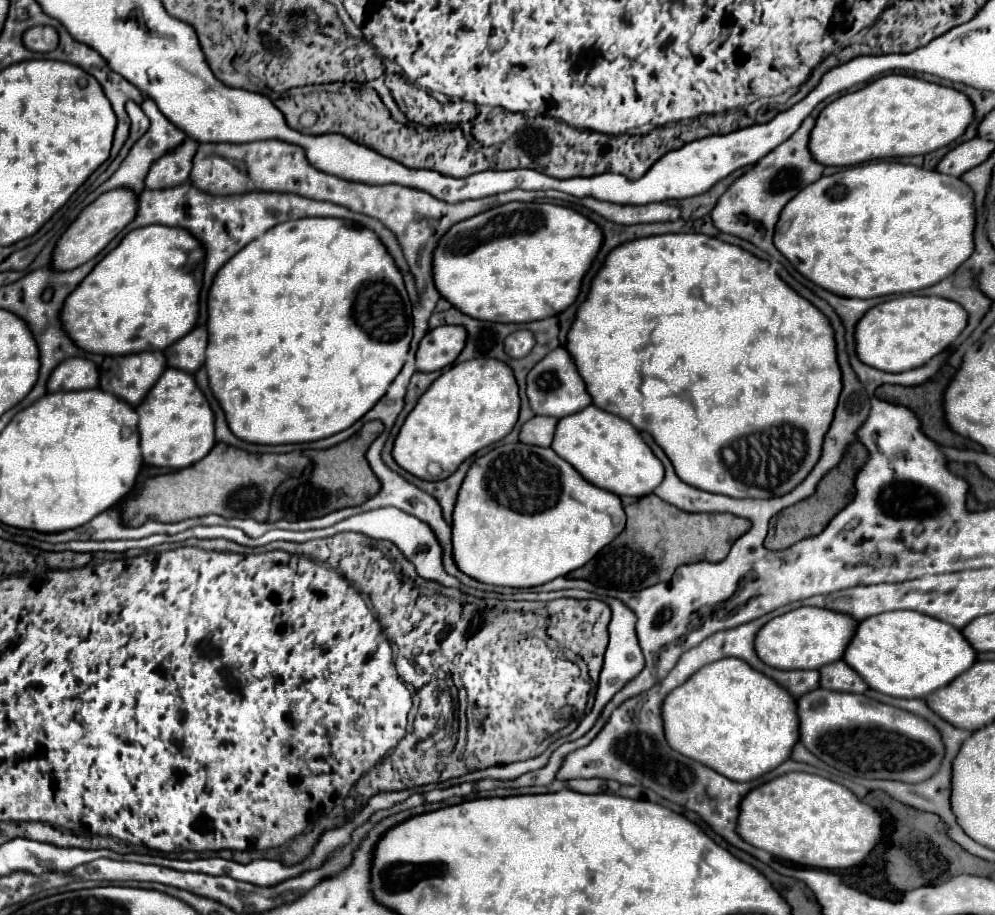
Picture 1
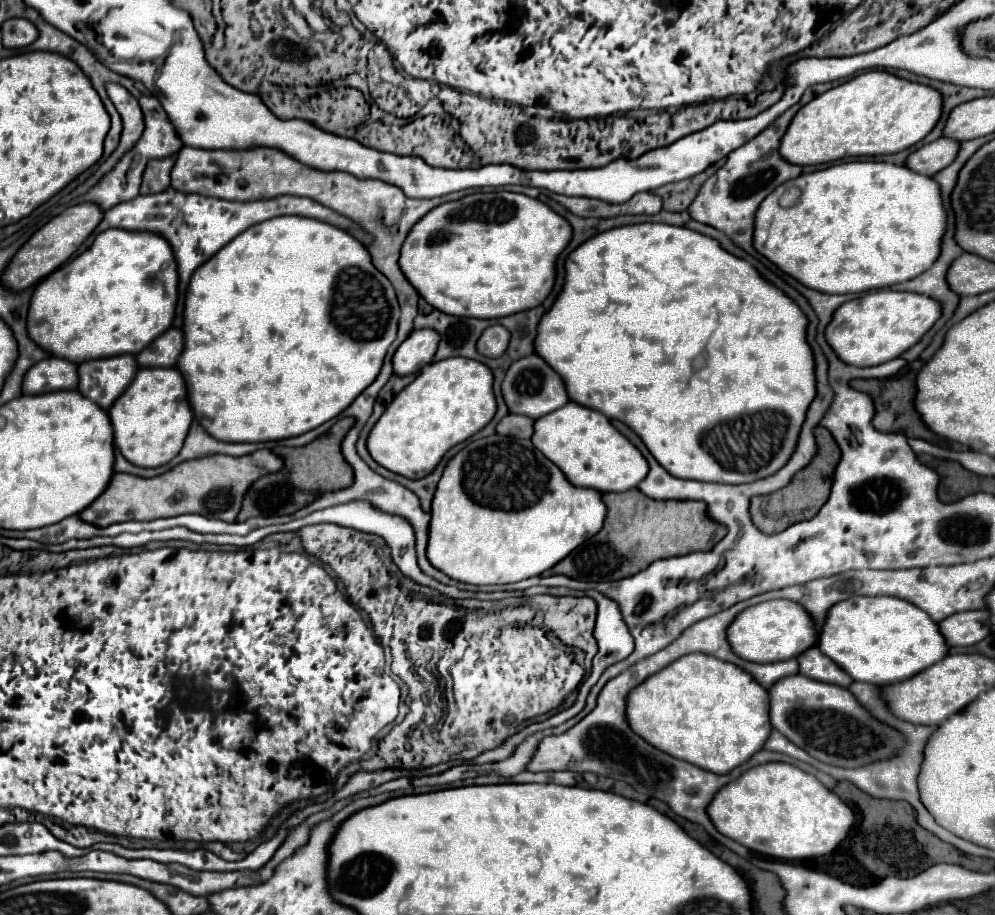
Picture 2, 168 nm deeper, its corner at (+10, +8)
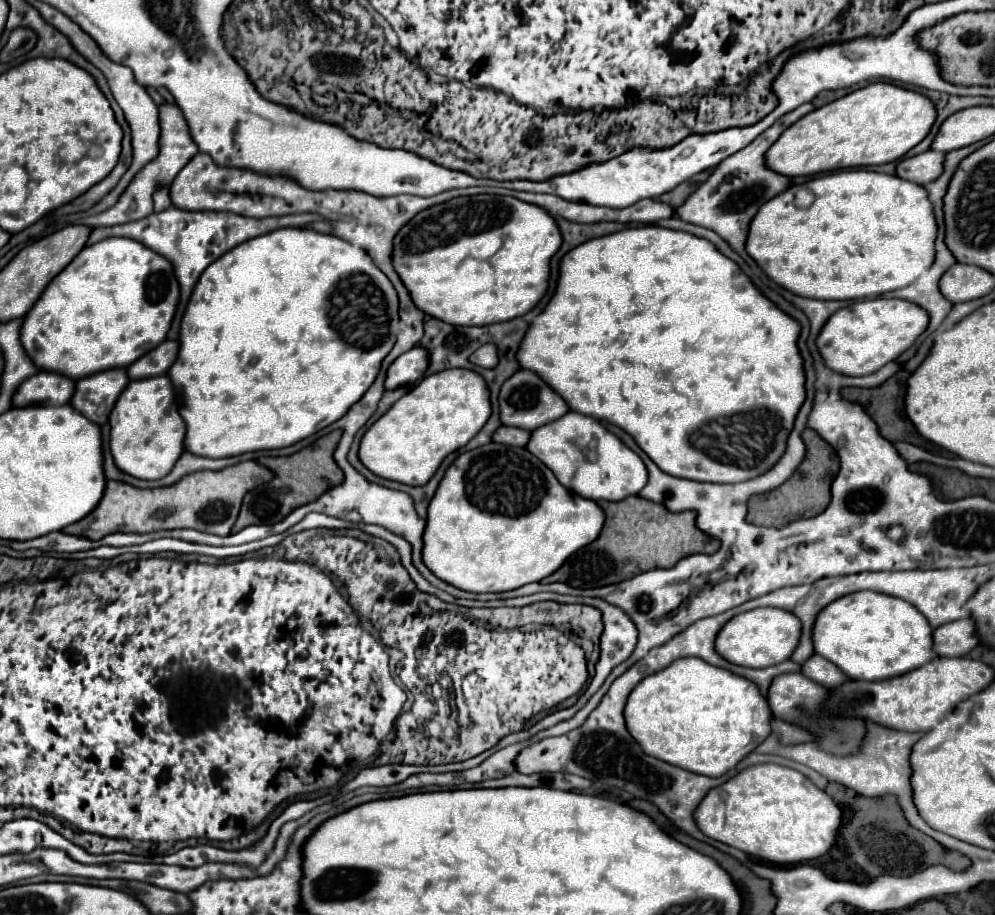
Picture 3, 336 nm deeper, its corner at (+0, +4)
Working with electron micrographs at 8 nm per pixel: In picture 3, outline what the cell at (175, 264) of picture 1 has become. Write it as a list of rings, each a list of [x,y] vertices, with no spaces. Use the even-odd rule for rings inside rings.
[[[107,238],[85,246],[75,260],[43,290],[21,324],[21,346],[39,370],[59,372],[71,380],[103,372],[107,368],[127,368],[161,344],[171,326],[179,300],[179,284],[173,266],[161,254],[131,238]]]

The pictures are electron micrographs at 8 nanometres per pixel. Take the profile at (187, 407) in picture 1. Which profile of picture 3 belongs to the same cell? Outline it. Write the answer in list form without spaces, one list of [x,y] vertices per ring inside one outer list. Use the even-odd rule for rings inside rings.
[[[167,376],[127,384],[109,416],[109,448],[115,466],[139,480],[159,480],[171,472],[183,454],[185,424],[177,412],[173,386]]]

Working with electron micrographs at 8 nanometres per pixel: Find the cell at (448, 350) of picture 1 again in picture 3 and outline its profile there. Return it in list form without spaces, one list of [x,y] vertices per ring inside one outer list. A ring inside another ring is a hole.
[[[415,346],[411,352],[405,352],[387,368],[385,390],[413,386],[417,380],[423,378],[425,370],[427,370],[427,352]]]

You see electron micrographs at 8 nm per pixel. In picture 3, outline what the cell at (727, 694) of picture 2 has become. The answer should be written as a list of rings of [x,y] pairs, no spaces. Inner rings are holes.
[[[687,658],[675,660],[671,668],[663,668],[663,672],[651,674],[647,676],[647,680],[641,680],[627,698],[623,716],[629,734],[643,748],[643,752],[673,766],[687,768],[689,772],[715,778],[733,768],[771,734],[769,720],[773,714],[767,700],[761,696],[759,688],[751,684],[751,680],[743,680],[741,676],[711,666],[705,660]]]

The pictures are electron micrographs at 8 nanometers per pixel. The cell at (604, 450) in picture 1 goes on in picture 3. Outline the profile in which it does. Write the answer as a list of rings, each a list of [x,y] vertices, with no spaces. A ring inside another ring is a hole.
[[[567,412],[565,416],[561,416],[559,420],[545,424],[543,428],[537,428],[535,432],[531,432],[531,438],[527,442],[527,450],[539,458],[543,464],[547,464],[547,468],[551,468],[551,472],[555,472],[555,478],[571,492],[585,496],[589,500],[613,500],[619,502],[627,496],[637,494],[645,484],[647,484],[647,470],[645,464],[641,462],[641,458],[629,450],[617,436],[613,436],[609,430],[605,430],[595,418],[585,416],[585,414],[577,414],[577,412]]]

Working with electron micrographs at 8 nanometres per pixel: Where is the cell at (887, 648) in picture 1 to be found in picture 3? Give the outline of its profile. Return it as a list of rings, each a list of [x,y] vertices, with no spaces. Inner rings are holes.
[[[871,590],[853,592],[847,596],[841,596],[839,600],[827,604],[815,618],[813,624],[813,644],[815,652],[827,660],[831,660],[843,674],[847,674],[851,680],[887,680],[893,676],[907,674],[929,660],[935,658],[933,652],[933,628],[929,626],[927,618],[919,614],[911,604],[891,598],[887,594],[877,594]]]

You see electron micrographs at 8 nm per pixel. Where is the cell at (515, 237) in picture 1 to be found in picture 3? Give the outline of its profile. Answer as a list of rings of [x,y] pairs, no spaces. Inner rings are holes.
[[[461,196],[415,214],[393,240],[393,268],[425,314],[455,326],[487,326],[527,314],[547,292],[549,260],[563,238],[555,220],[539,206],[513,196]]]

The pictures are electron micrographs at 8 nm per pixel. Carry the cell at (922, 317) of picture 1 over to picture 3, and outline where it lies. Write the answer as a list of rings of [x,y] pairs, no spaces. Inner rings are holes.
[[[863,300],[837,310],[823,324],[815,344],[823,362],[833,372],[839,372],[843,376],[867,376],[883,368],[887,362],[895,360],[899,354],[903,354],[927,328],[927,324],[927,312],[907,300]]]

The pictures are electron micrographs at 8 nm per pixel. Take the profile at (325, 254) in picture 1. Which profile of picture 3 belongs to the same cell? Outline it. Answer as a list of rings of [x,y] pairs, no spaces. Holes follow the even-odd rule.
[[[281,228],[273,230],[269,234],[251,238],[231,252],[223,254],[215,264],[207,266],[199,282],[195,284],[195,292],[191,294],[191,300],[185,308],[181,330],[179,330],[179,360],[171,366],[171,372],[167,372],[175,392],[181,394],[181,408],[179,414],[185,420],[185,452],[205,456],[205,458],[229,458],[239,456],[245,452],[257,452],[257,450],[273,450],[273,448],[285,448],[291,446],[325,426],[333,424],[341,416],[347,414],[347,410],[367,392],[371,382],[375,380],[381,360],[389,354],[397,340],[397,328],[399,328],[399,314],[397,314],[397,292],[387,280],[387,276],[373,264],[373,260],[363,252],[359,246],[353,246],[337,236],[329,234],[317,234],[313,230],[299,230],[299,228]]]

